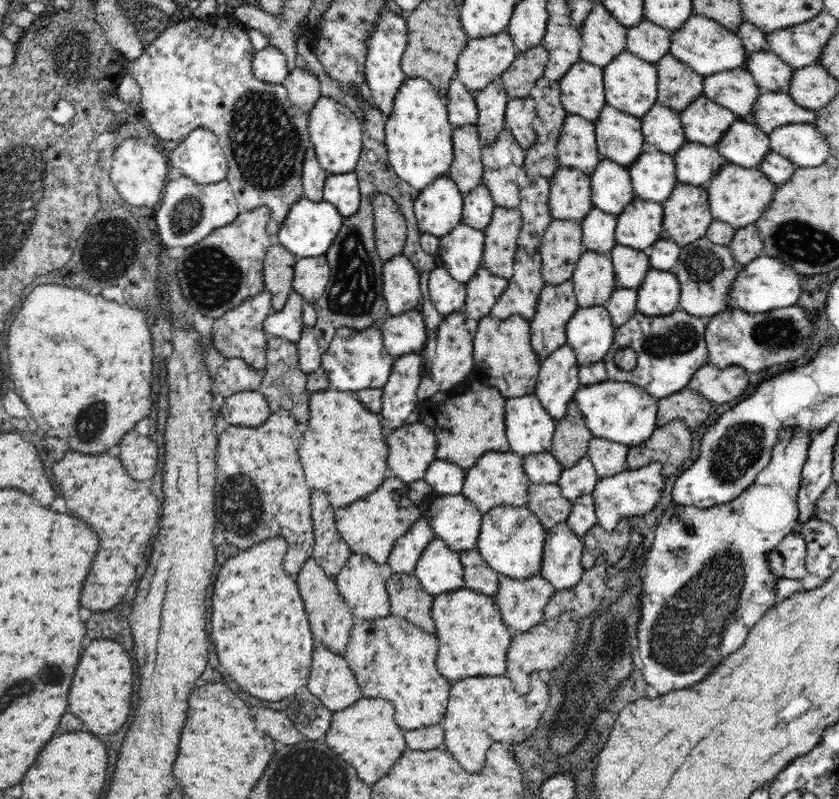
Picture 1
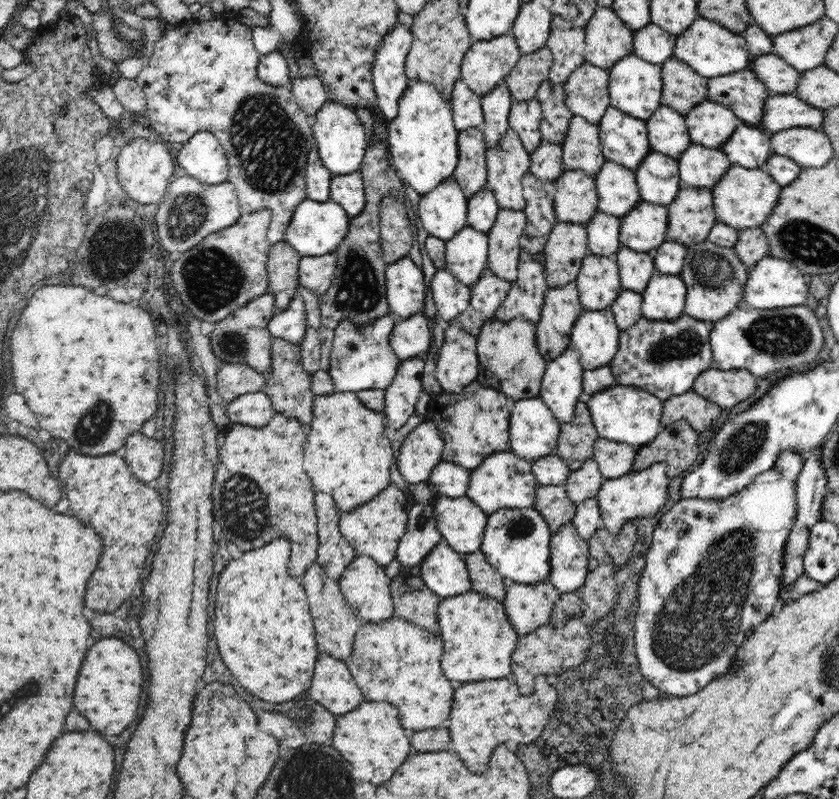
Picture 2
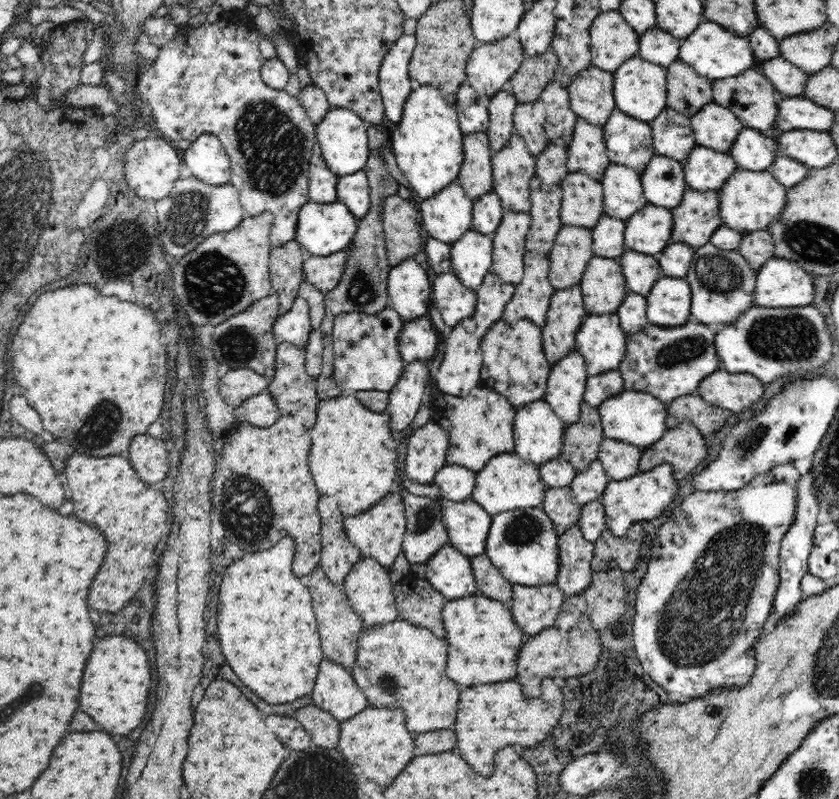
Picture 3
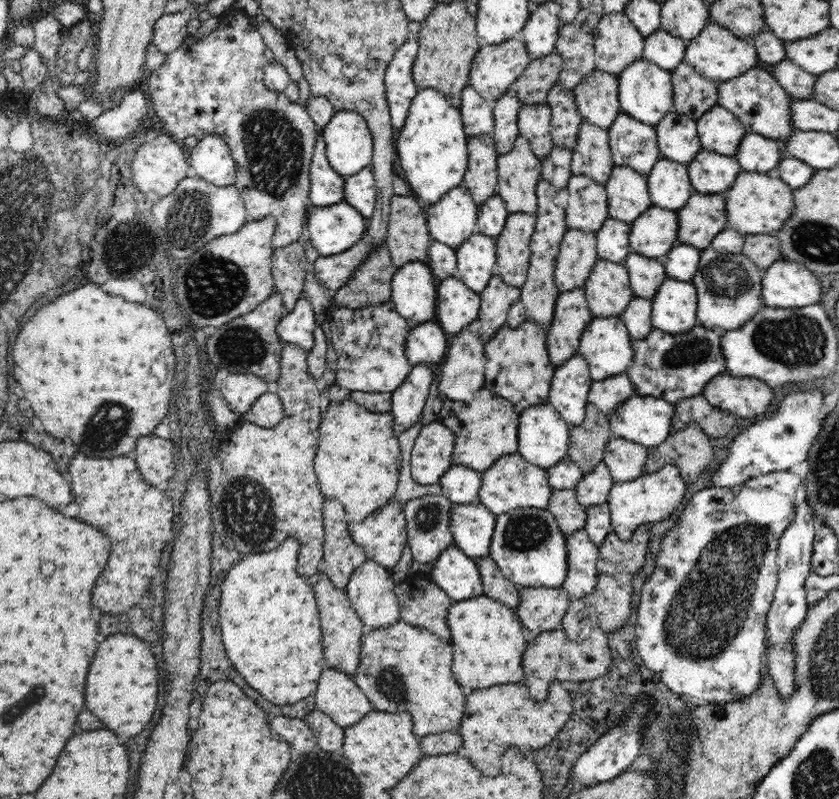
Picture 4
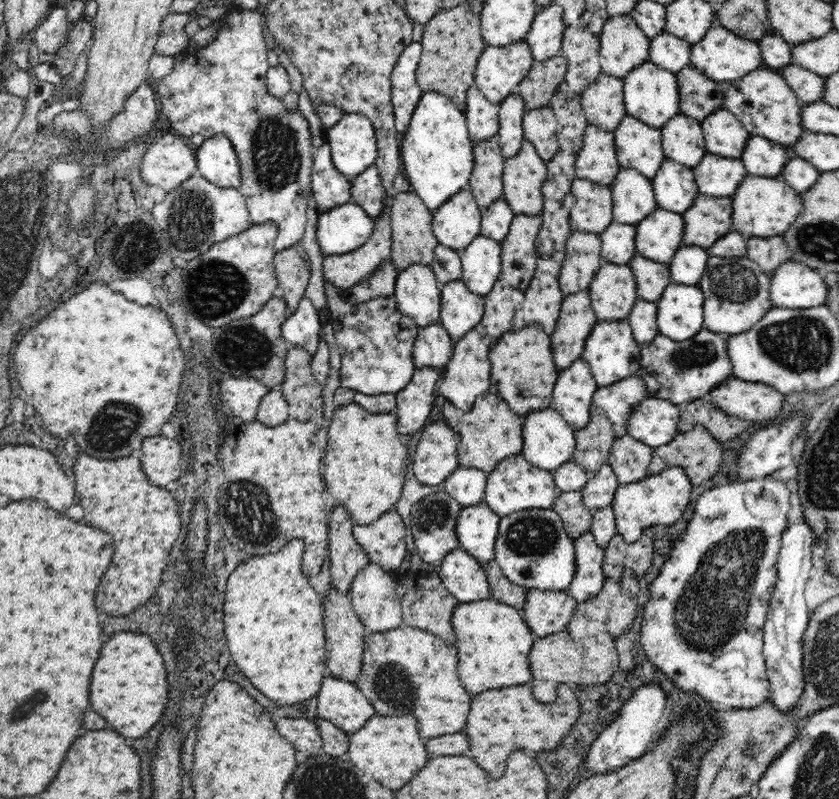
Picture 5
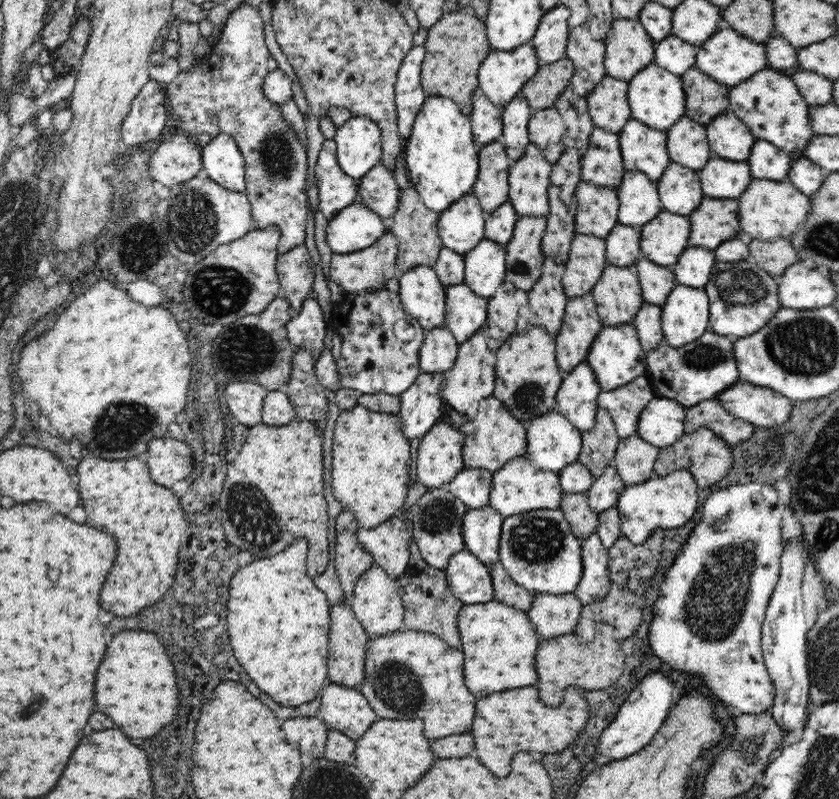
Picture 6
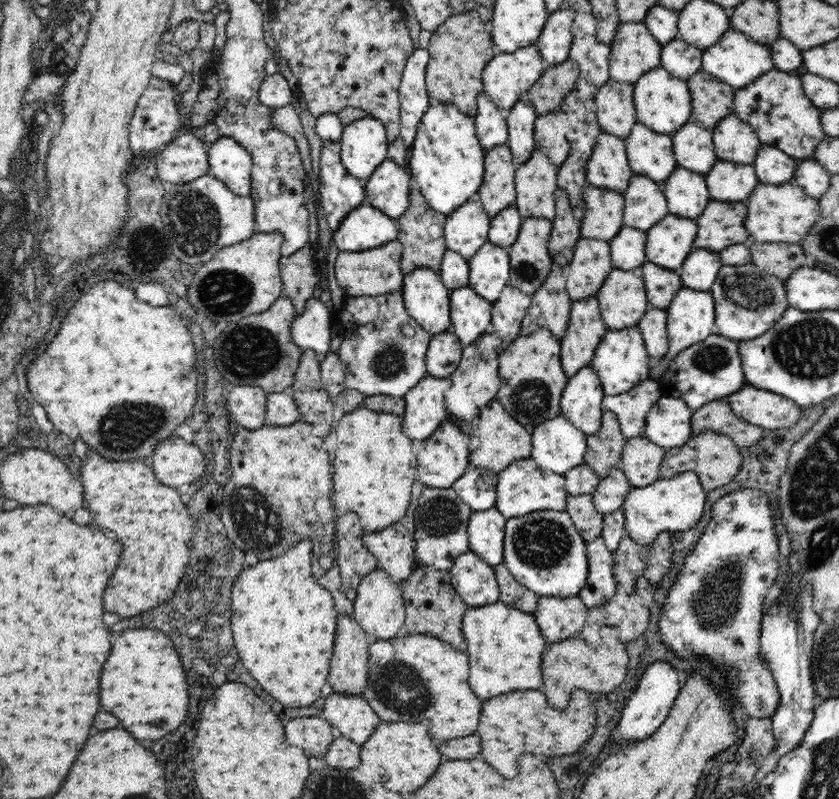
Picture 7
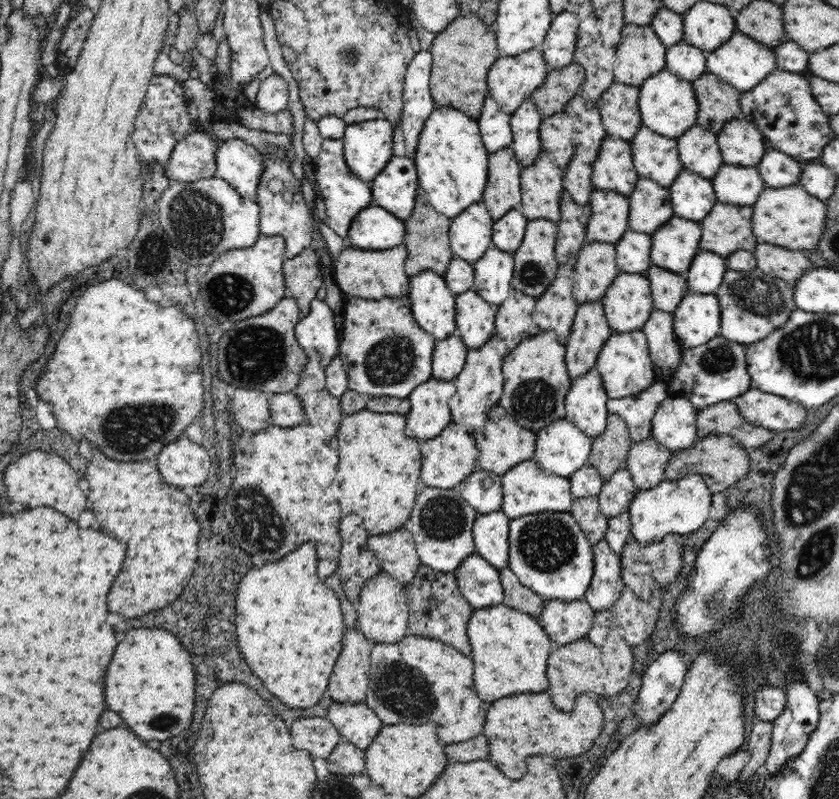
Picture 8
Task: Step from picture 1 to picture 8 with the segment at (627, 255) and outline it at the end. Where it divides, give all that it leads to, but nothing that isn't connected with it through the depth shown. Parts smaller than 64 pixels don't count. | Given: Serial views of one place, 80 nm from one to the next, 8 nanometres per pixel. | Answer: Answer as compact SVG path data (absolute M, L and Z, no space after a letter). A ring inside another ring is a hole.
M650 265L644 275L650 281L653 306L662 312L673 314L680 301L690 292L687 280L682 274Z

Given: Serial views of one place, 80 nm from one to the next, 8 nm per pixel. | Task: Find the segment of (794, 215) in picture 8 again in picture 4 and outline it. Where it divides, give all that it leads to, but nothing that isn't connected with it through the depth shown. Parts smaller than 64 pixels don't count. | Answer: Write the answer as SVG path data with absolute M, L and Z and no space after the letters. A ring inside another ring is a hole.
M741 172L725 193L728 228L746 235L775 235L790 220L795 209L793 188L779 176L769 173Z

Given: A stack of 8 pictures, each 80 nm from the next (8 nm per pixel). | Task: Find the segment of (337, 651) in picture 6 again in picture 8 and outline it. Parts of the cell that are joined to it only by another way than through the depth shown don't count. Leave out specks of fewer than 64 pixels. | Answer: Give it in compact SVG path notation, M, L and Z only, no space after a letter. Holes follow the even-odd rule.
M358 628L349 629L344 638L344 650L329 678L327 690L330 700L336 703L364 703L370 684L370 666L368 639Z

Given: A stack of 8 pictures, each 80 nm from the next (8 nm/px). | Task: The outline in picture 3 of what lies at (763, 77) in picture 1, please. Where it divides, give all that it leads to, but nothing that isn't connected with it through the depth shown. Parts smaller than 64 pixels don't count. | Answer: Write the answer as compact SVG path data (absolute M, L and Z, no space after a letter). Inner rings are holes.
M776 57L762 64L764 76L776 87L782 97L805 97L809 74L788 62Z

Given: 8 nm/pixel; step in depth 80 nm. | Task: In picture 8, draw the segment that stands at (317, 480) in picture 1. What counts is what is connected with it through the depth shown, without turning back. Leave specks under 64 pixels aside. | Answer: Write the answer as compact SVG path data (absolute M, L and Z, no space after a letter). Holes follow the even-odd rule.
M366 408L356 414L345 414L338 426L340 430L337 428L340 468L348 468L342 482L342 514L362 516L369 536L406 528L422 486L421 445L404 433L406 419L406 415L375 413Z

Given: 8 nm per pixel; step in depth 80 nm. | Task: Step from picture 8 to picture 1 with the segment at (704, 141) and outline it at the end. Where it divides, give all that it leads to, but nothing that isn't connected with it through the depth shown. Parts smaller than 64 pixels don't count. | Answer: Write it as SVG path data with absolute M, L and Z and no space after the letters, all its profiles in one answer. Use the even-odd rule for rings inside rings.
M658 102L641 118L641 125L644 140L663 153L674 156L688 141L680 112Z

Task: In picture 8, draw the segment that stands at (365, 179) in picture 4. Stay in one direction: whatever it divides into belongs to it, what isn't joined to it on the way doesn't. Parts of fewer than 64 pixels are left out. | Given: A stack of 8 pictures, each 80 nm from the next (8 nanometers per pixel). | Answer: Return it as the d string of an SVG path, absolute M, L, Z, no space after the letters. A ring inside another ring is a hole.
M394 155L388 161L384 170L370 183L372 187L372 204L385 208L398 218L402 218L404 222L413 213L416 197L420 194L418 173L414 159Z

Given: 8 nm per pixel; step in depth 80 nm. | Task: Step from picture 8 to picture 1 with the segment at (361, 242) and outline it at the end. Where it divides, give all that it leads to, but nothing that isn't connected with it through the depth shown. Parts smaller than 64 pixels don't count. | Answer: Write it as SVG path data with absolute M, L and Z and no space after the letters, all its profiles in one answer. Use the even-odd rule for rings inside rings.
M302 197L288 211L282 228L278 231L277 242L285 246L298 258L308 258L327 254L329 246L344 226L345 217L331 202L314 202Z

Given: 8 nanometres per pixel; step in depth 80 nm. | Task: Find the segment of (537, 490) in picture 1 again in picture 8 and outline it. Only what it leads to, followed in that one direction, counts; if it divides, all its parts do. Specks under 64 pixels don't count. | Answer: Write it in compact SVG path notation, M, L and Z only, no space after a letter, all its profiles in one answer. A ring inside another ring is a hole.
M574 497L570 513L592 544L595 545L605 538L609 527L609 517L601 511L598 497Z

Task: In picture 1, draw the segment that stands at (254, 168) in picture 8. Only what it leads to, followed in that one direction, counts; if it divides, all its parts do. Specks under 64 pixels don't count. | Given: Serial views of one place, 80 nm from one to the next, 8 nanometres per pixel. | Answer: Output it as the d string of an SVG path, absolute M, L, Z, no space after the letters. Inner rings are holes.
M197 128L179 142L176 149L168 152L170 165L180 168L180 175L200 184L212 184L227 178L227 158L217 136L208 129Z

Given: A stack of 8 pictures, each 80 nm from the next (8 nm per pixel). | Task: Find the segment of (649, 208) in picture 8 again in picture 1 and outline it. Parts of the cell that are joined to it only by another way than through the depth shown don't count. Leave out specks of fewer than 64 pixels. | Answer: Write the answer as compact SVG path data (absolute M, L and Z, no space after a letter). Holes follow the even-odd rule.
M602 158L591 174L593 205L597 209L617 216L635 198L629 169Z

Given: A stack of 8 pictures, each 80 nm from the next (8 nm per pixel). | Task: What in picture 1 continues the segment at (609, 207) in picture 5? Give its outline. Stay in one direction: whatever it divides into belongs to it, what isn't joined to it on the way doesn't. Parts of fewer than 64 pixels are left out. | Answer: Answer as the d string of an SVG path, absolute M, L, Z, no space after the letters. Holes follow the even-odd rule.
M559 167L549 181L549 209L554 220L581 223L595 207L591 199L591 176L583 170Z

